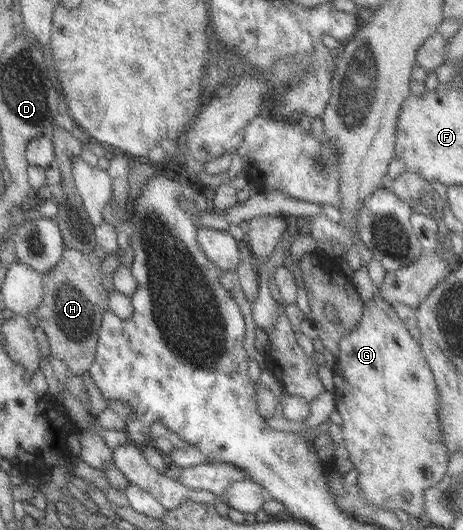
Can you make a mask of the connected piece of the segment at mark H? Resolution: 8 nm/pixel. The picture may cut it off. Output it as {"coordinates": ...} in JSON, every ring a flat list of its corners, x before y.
{"coordinates":[[64,247,58,264,41,274,41,302,33,311,37,326,46,335,51,357,60,359,76,376,92,363,100,319,107,309,107,292,100,284,99,263,93,252,84,254]]}

